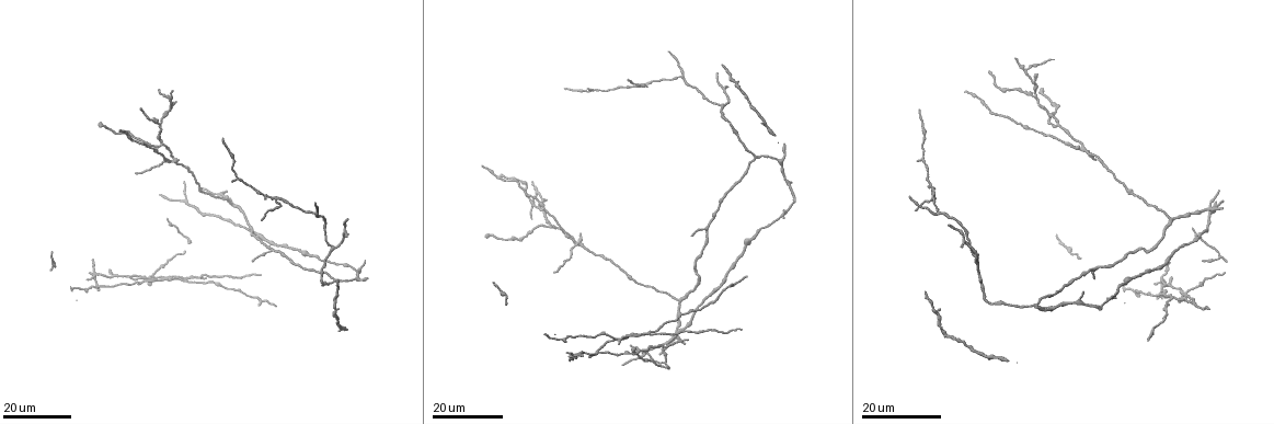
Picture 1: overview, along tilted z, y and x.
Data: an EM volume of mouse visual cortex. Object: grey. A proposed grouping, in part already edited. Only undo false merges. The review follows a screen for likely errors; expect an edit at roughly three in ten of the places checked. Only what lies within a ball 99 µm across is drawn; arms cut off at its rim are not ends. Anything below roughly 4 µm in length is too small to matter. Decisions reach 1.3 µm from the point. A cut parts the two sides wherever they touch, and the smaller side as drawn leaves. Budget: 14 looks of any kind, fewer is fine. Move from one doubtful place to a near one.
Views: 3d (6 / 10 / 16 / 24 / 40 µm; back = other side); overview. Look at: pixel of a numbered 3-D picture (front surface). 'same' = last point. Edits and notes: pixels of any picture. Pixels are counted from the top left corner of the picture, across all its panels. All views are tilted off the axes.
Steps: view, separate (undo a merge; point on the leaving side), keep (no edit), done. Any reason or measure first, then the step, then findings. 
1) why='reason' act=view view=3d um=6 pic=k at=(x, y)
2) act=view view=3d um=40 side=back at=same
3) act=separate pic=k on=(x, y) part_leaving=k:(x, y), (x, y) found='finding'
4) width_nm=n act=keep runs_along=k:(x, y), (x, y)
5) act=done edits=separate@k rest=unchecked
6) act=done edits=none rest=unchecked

act=view view=3d um=16 pic=1 at=(273, 198)

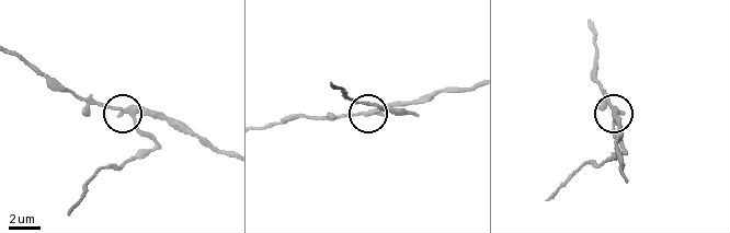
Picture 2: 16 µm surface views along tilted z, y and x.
why='zoom in' act=view view=3d um=6 pic=2 at=(134, 119)

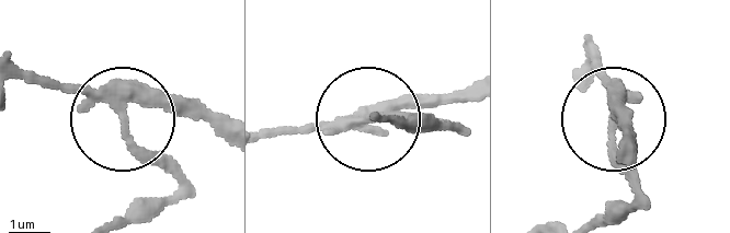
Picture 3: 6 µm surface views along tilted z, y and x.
act=keep runs_along=3:(226, 135), (150, 108), (128, 115), (134, 140), (192, 195) found='continuous, no second cell'

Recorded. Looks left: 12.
why='small branch off a trunk' act=view view=3d um=24 pic=1 at=(924, 158)

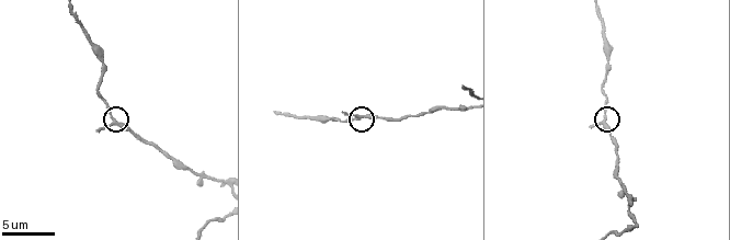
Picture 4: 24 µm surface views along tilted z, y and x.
act=view view=3d um=6 pic=4 at=(605, 119)

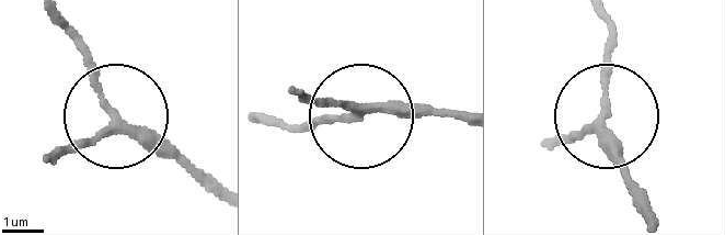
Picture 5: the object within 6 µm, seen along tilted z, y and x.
arms=3 act=keep runs_along=5:(461, 116), (266, 123) found='one cell here'

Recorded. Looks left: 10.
act=view view=3d um=16 pic=1 at=(334, 279)

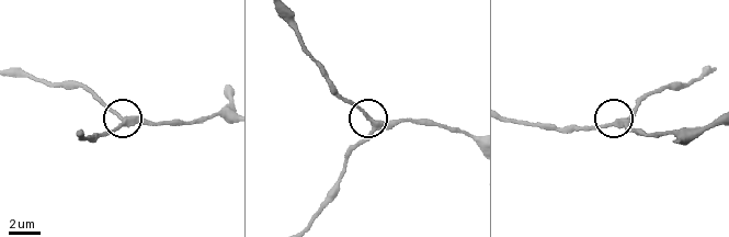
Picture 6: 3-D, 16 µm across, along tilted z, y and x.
act=view view=3d um=6 pic=6 at=(122, 119)

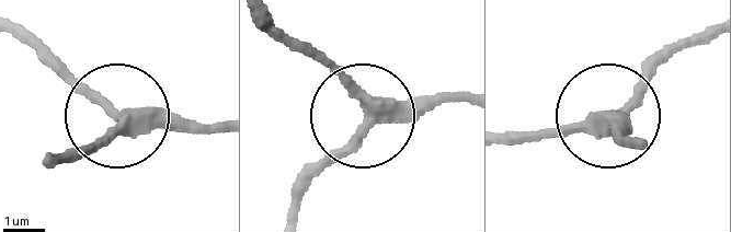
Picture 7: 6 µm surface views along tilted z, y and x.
act=keep runs_along=7:(637, 144), (605, 117), (511, 130) found='one cell here'

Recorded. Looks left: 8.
why='small branch off a trunk' act=view view=3d um=24 pic=1 at=(707, 231)

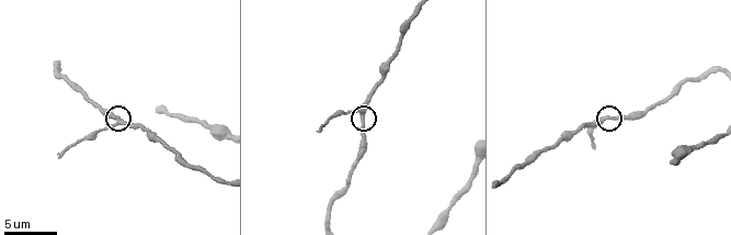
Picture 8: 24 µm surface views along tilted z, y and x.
act=view view=3d um=10 pic=8 at=(118, 119)

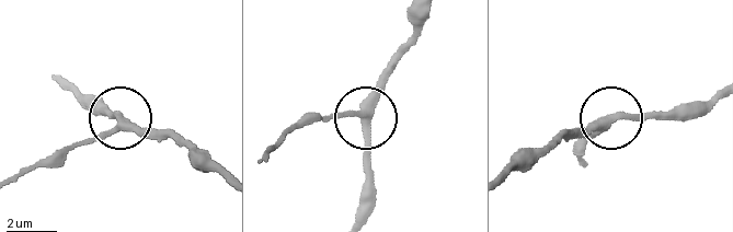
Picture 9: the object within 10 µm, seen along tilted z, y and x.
width_nm=310 act=keep runs_along=9:(508, 174), (530, 169), (559, 139), (609, 120), (583, 150) found='all the same cell'

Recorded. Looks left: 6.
why='branch point' act=view view=3d um=16 pic=1 at=(682, 75)

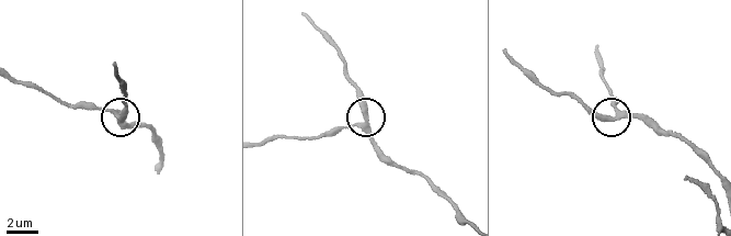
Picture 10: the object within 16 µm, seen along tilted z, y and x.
why='zoom in' act=view view=3d um=6 pic=10 at=(114, 113)

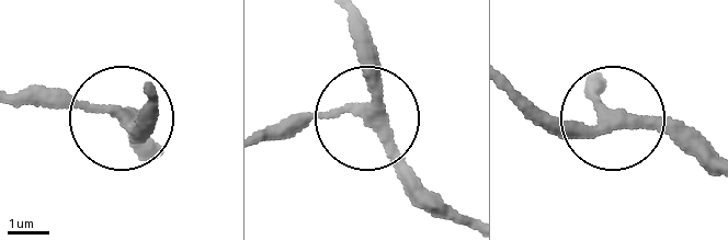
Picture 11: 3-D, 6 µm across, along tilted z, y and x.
act=keep runs_along=11:(715, 163), (663, 129), (612, 121), (555, 132), (525, 121) found='all the same cell'

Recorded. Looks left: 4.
why='four arms meet' act=view view=3d um=16 pic=1 at=(576, 245)

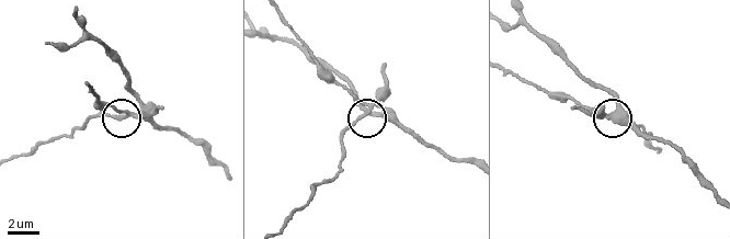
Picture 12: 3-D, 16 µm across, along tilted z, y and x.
why='zoom in' act=view view=3d um=10 pic=12 at=(368, 108)

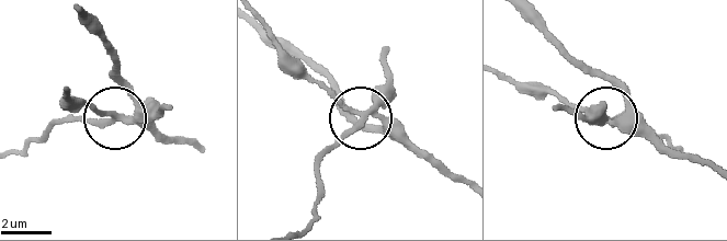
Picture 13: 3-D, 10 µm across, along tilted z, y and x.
width_nm=210 act=separate pic=13 on=(156, 101) part_leaving=13:(122, 117), (69, 117), (12, 153) found='a second cell is stuck on'

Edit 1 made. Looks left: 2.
act=done edits=separate@13 rest=unchecked

